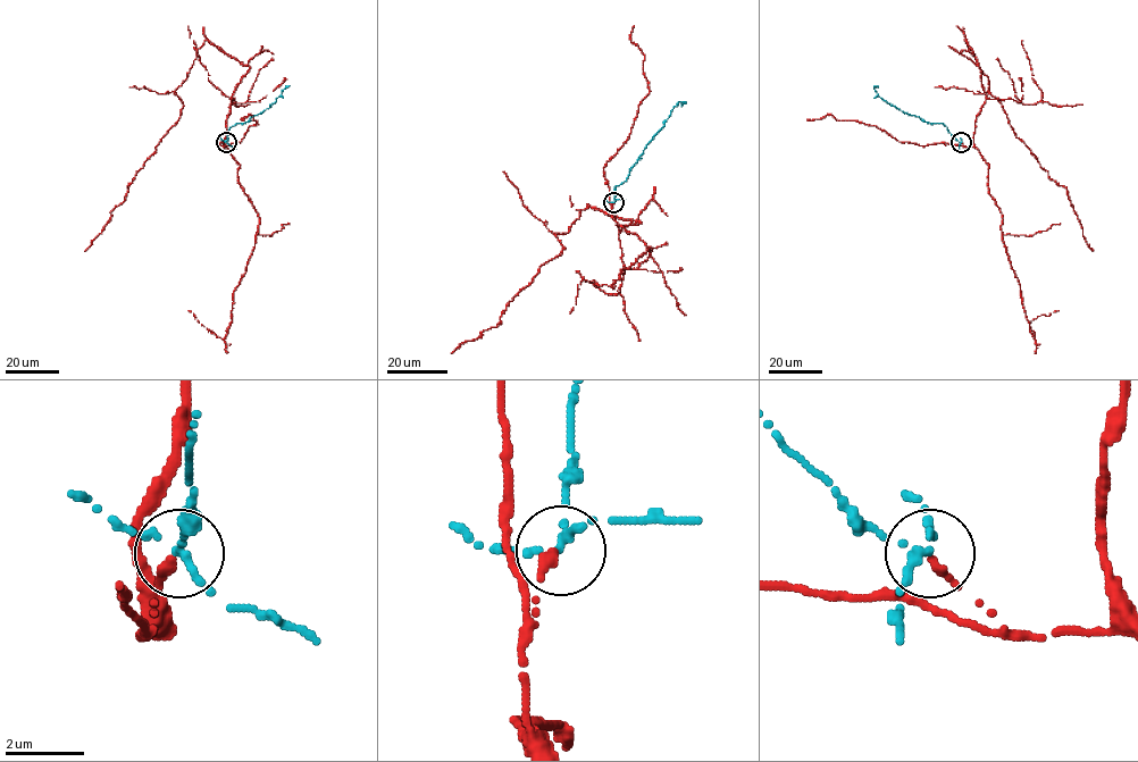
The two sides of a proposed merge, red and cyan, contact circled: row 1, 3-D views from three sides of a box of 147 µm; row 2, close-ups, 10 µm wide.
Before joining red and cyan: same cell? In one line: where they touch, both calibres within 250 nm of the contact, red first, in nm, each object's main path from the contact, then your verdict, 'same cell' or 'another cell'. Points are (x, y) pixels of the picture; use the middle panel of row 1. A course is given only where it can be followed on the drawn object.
at (613, 202); 240 nm thick on the red side, 160 nm on the other; red runs (613, 202), (619, 229), (641, 223), (580, 209), (555, 234), (562, 252), (501, 323), (451, 352); cyan runs (613, 202), (616, 185), (625, 181), (674, 107), (680, 101), (685, 102), (682, 106); same cell

